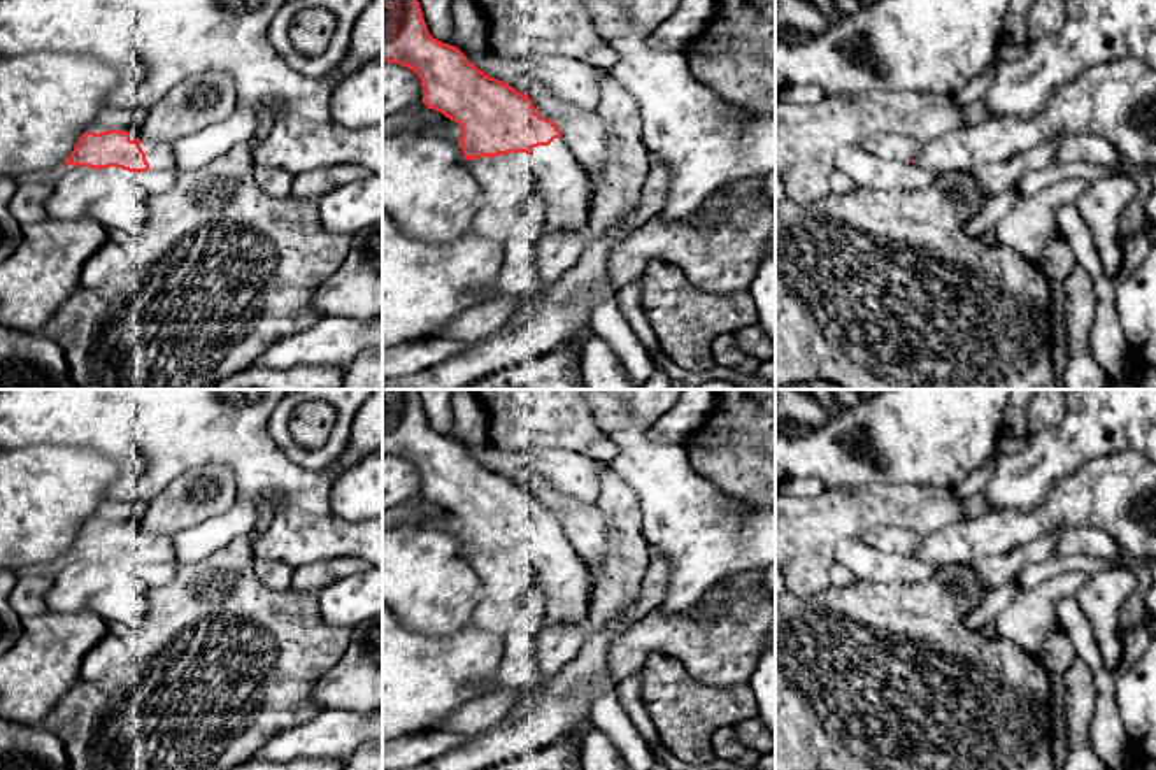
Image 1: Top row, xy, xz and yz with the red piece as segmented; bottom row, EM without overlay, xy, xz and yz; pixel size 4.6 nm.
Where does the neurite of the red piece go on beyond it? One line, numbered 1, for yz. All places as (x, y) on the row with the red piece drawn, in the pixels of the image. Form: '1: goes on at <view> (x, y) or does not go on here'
1: does not go on here

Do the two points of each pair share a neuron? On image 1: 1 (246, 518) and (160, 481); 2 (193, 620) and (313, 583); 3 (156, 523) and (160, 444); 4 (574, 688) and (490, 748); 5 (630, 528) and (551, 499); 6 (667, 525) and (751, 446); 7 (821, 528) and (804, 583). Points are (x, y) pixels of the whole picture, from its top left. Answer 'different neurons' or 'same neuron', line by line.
1: different neurons
2: different neurons
3: different neurons
4: same neuron
5: different neurons
6: different neurons
7: same neuron

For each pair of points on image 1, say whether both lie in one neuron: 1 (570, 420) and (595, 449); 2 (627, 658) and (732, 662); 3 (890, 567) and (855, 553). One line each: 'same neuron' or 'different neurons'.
1: different neurons
2: same neuron
3: same neuron

